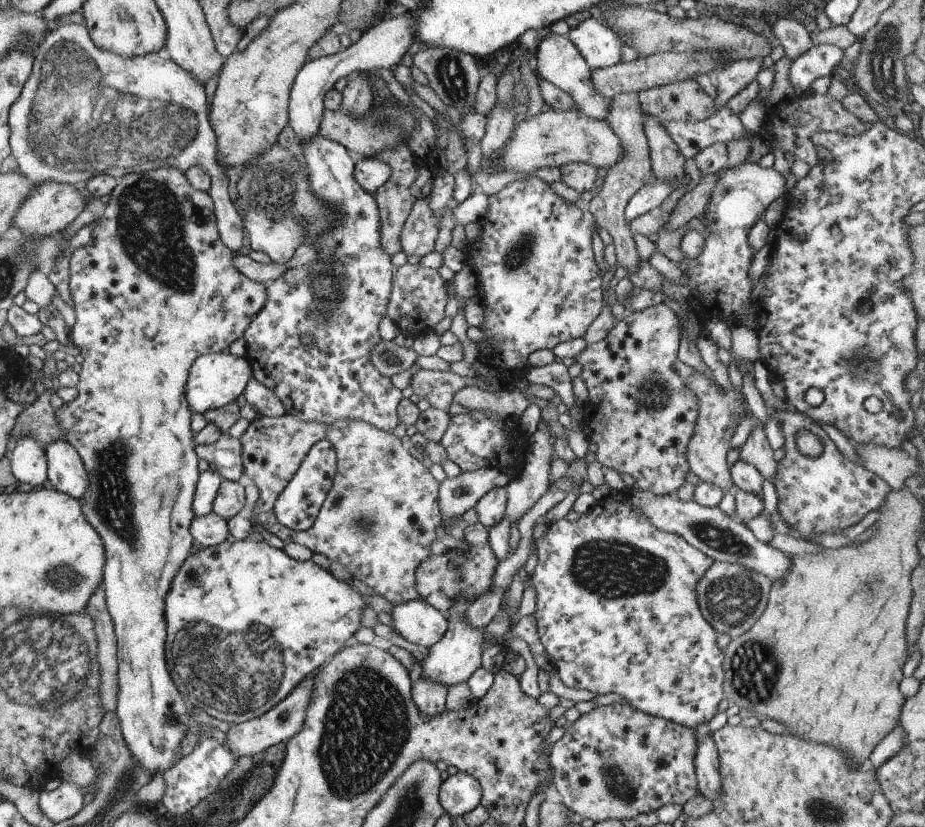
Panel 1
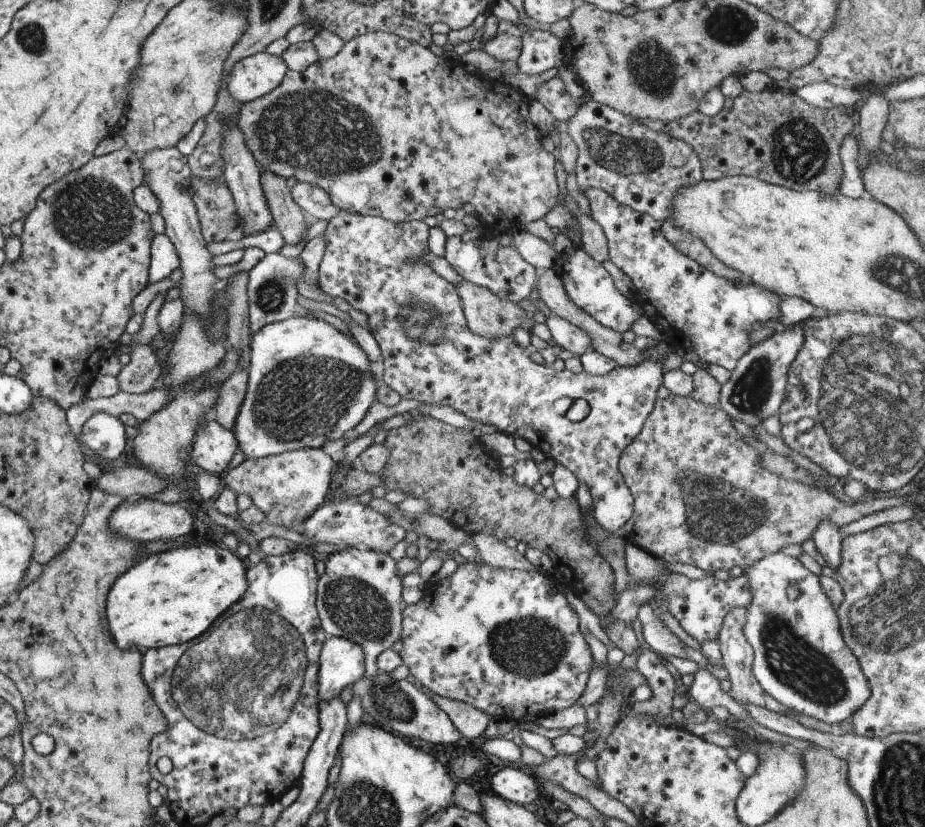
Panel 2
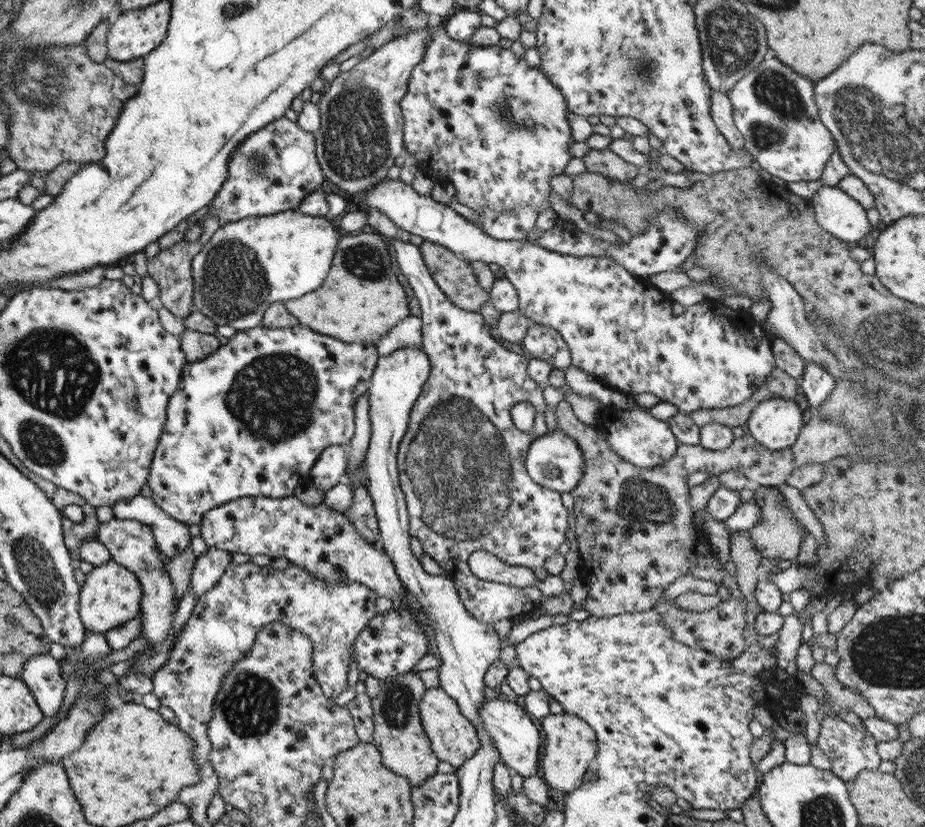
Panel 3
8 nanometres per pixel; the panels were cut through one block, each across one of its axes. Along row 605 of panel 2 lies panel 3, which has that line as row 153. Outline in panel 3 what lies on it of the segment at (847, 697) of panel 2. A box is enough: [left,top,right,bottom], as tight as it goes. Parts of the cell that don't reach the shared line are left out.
[726,49,836,184]

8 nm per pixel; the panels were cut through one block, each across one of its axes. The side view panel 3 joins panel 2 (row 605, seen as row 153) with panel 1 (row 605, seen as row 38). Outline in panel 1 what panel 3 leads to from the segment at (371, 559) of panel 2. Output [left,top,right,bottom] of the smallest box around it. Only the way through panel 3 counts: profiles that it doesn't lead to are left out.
[391,600,447,648]

